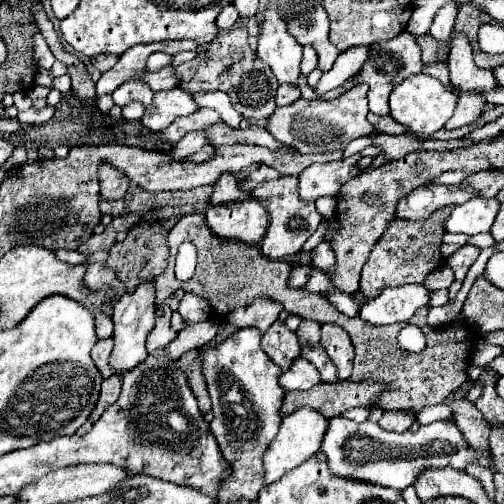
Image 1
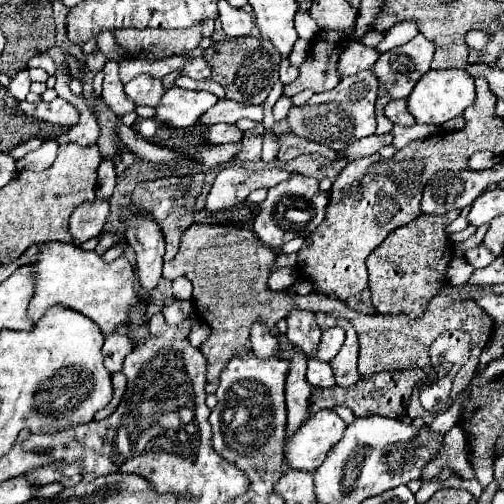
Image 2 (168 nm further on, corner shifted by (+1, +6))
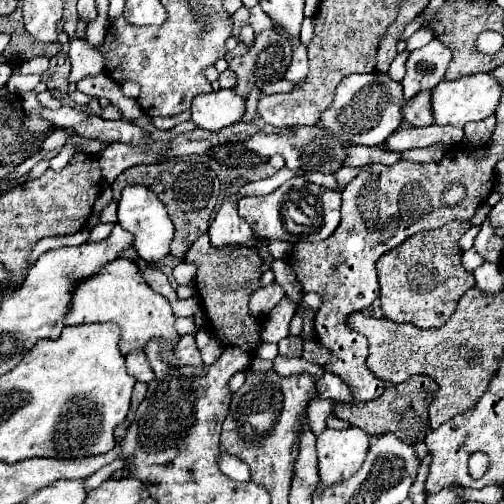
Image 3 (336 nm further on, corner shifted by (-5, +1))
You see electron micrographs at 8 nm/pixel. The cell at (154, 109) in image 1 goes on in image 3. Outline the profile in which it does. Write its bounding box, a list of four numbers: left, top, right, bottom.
[192,90,246,130]

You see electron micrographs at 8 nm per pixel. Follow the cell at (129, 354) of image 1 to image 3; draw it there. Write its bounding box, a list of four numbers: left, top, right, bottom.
[118,186,174,264]

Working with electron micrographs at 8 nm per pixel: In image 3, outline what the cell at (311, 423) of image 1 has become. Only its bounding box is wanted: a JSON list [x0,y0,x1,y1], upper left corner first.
[316,426,368,486]

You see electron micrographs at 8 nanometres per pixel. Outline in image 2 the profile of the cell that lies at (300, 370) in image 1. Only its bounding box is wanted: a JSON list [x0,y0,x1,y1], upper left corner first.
[306,357,336,387]

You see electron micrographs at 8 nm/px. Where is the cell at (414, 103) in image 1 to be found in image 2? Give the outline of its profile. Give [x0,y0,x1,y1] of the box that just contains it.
[408,69,476,125]

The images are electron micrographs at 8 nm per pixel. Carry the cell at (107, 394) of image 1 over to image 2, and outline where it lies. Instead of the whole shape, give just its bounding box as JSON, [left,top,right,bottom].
[94,373,126,421]

